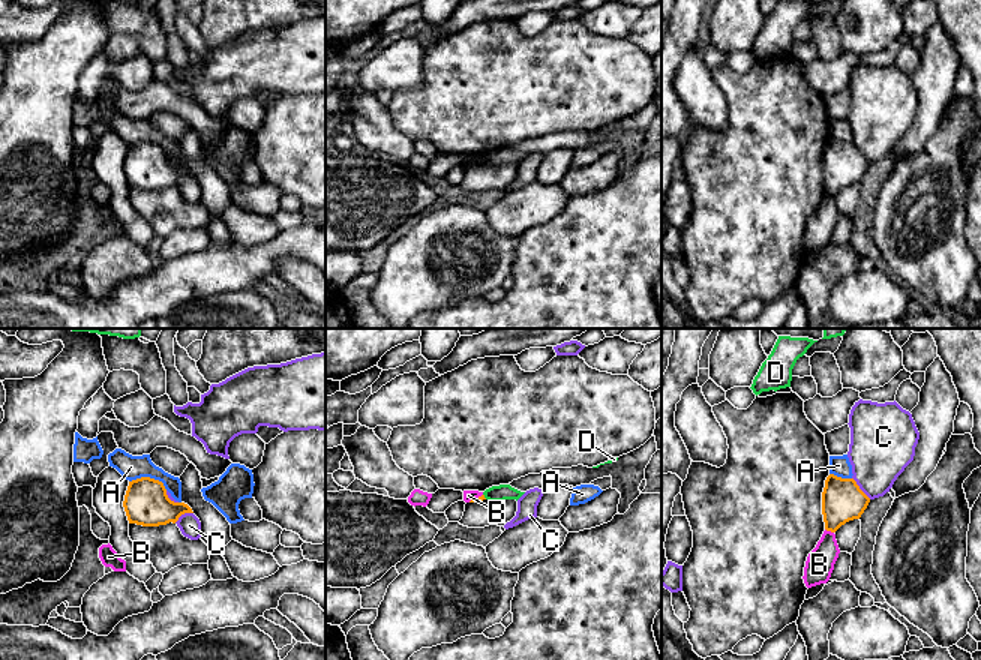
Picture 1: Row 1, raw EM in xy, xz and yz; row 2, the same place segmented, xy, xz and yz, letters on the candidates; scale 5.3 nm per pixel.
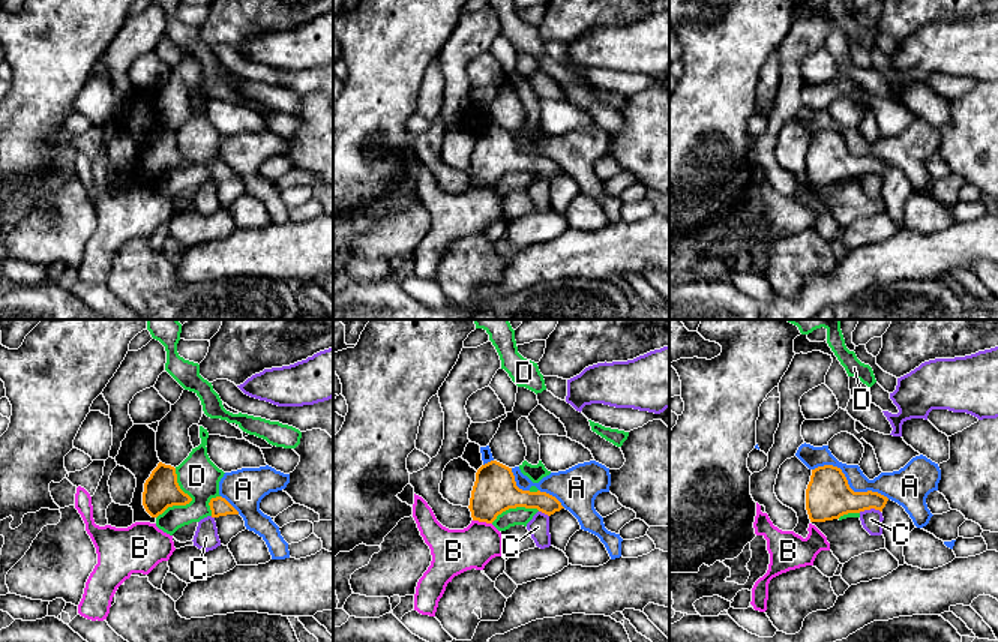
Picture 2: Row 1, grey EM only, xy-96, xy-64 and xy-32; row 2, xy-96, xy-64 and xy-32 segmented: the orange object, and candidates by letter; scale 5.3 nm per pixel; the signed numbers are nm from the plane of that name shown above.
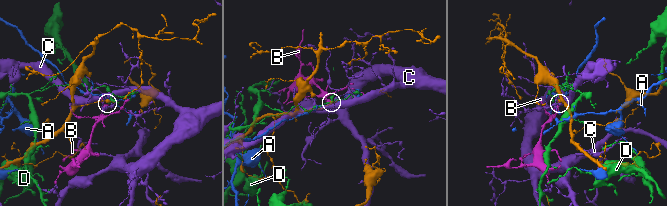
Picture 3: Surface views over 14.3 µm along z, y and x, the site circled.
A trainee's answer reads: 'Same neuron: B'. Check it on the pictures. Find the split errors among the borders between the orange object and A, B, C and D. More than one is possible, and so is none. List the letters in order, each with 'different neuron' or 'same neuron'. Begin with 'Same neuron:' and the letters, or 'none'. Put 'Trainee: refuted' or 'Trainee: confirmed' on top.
Trainee: refuted
Same neuron: none
A: different neuron
B: different neuron
C: different neuron
D: different neuron

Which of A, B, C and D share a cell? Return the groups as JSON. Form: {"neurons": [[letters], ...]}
{"neurons": [["A"], ["B"], ["C"], ["D"]]}

